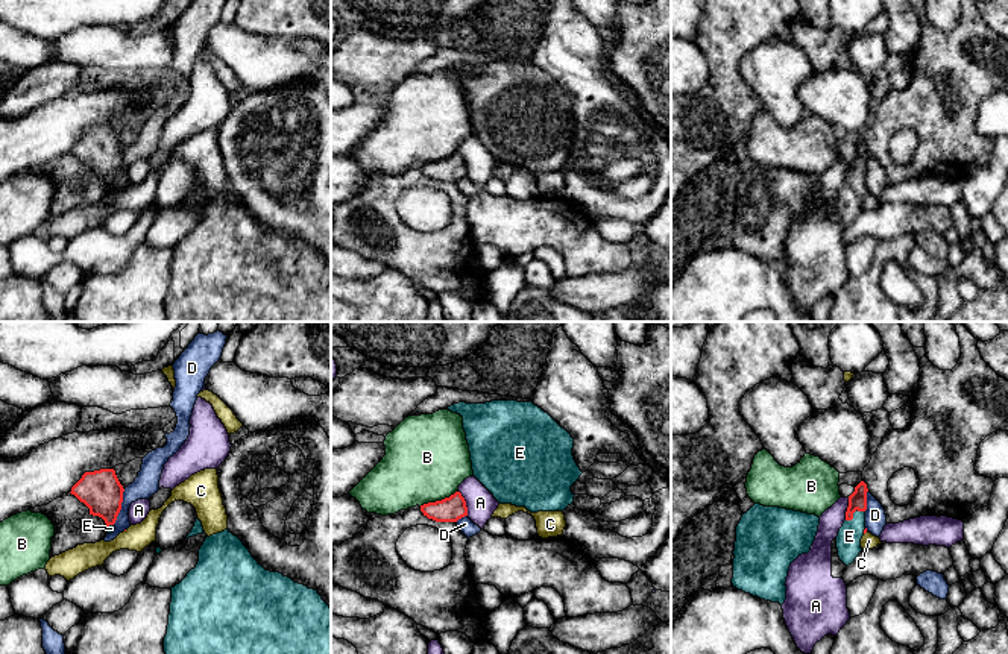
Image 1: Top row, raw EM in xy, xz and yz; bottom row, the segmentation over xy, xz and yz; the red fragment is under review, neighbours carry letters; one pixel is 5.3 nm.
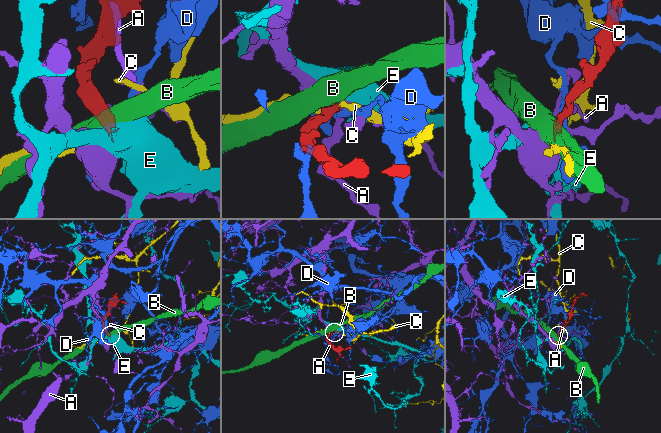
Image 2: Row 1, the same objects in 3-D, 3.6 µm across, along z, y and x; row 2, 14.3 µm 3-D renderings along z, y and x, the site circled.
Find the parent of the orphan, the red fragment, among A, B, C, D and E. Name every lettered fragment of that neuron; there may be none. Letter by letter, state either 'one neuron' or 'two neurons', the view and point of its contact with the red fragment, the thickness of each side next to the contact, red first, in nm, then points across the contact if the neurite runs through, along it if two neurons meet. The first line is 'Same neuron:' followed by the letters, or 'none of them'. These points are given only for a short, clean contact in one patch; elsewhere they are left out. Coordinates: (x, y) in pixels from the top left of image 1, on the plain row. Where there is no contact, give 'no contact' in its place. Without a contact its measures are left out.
Same neuron: E
A: two neurons; meets red in xz at (465, 163); 130 nm thick on the red side, 150 nm on the other; border along xz (459, 150), (468, 175)
B: two neurons; meets red in xz at (437, 161); 130 nm thick on the red side, 440 nm on the other; border along xz (457, 150), (419, 166)
C: two neurons; no contact
D: two neurons; meets red in xy at (120, 167); 220 nm thick on the red side, 130 nm on the other; border along xy (125, 149), (122, 169), (113, 184)
E: one neuron; meets red in yz at (853, 172); 100 nm thick on the red side, 130 nm on the other; runs through yz (858, 160), (853, 172), (853, 188), (849, 196)

